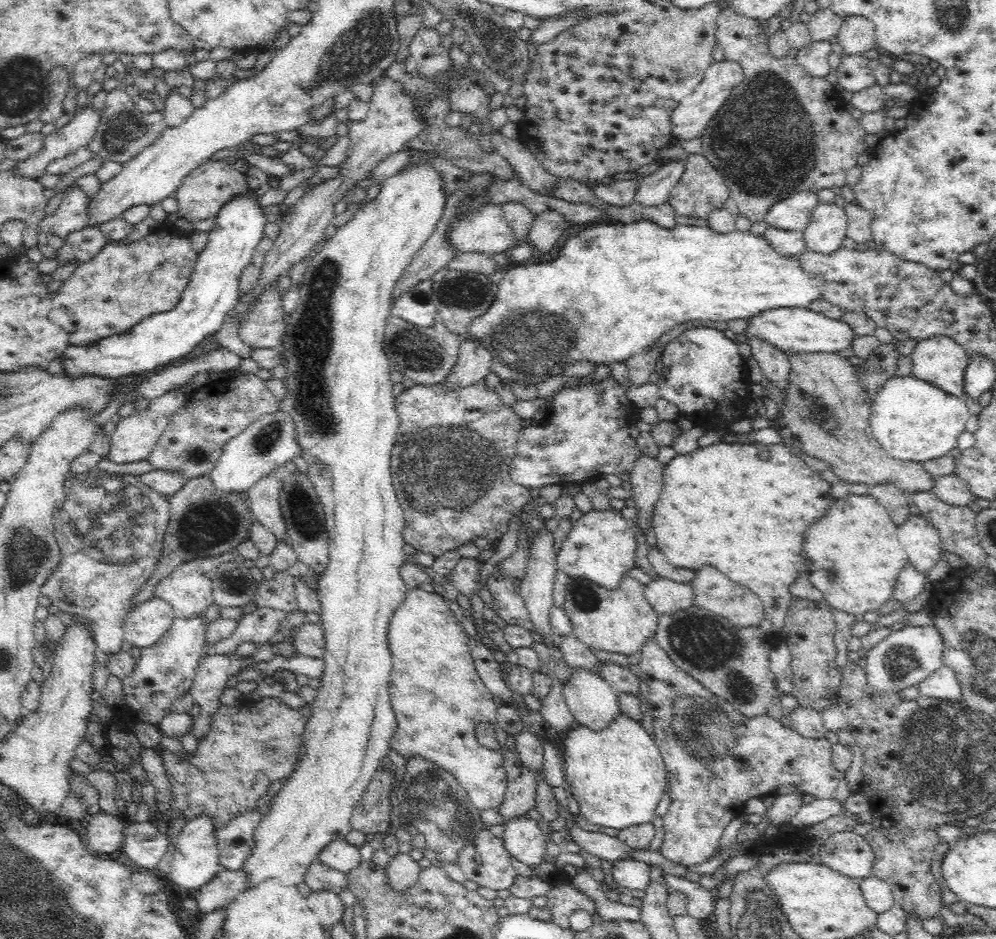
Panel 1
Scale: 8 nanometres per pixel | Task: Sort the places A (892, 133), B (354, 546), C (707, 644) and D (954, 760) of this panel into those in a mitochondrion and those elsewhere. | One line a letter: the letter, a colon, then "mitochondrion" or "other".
A: other
B: other
C: mitochondrion
D: mitochondrion

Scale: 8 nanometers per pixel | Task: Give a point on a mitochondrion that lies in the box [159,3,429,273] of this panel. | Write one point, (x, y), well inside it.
(362, 44)

